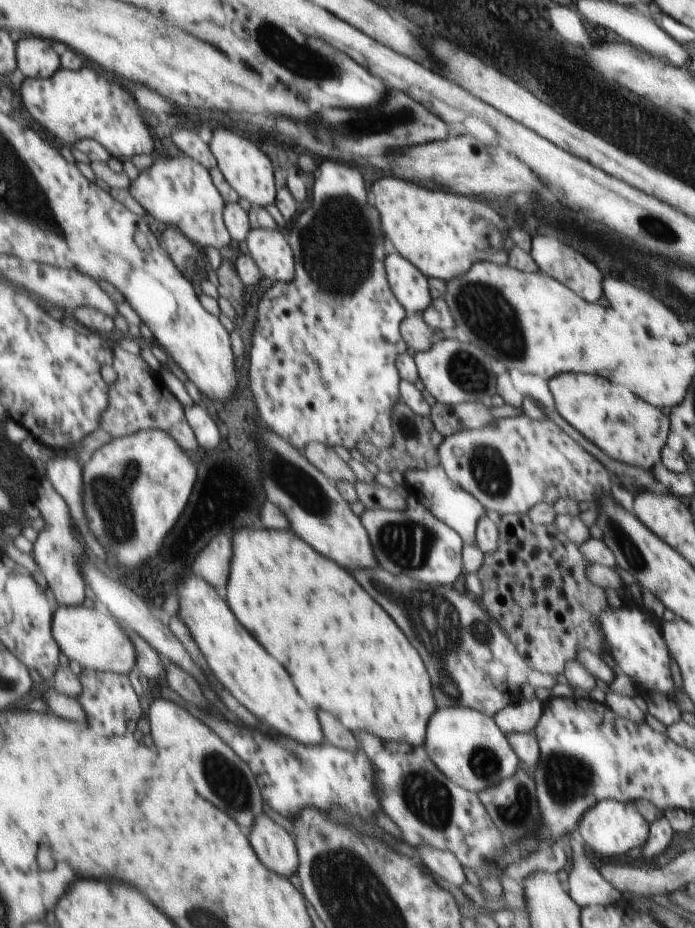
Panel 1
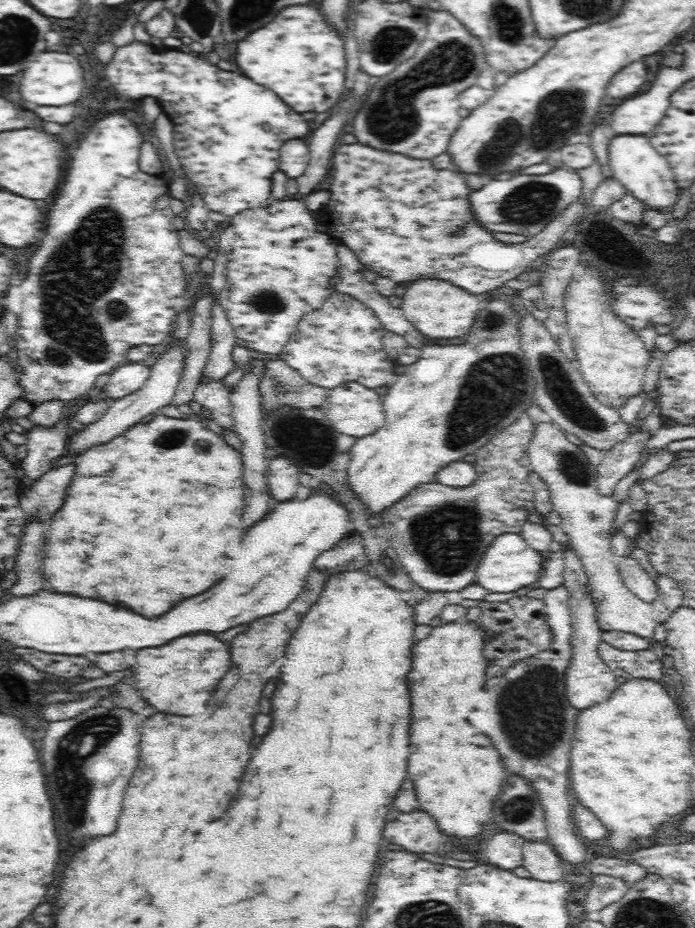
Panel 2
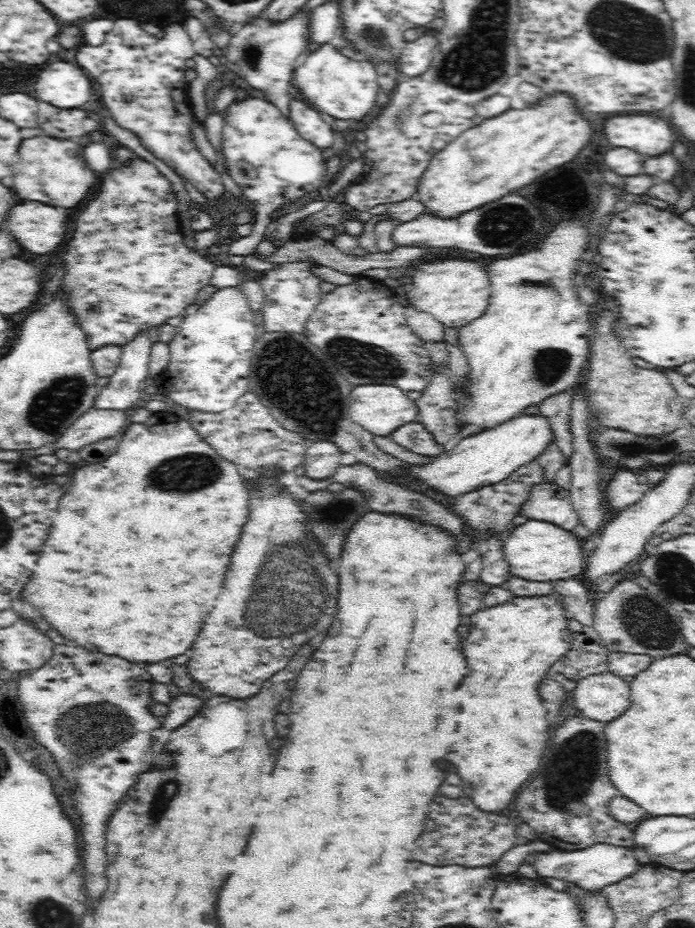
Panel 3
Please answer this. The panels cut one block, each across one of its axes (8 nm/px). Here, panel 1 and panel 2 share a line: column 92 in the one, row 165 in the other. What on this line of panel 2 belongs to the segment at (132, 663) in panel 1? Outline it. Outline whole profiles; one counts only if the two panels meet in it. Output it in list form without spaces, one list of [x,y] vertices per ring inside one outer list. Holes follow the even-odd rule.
[[[622,134],[611,138],[608,145],[608,165],[614,180],[643,206],[644,210],[656,210],[670,220],[670,212],[678,201],[679,186],[674,180],[670,163],[650,144],[647,135]]]

